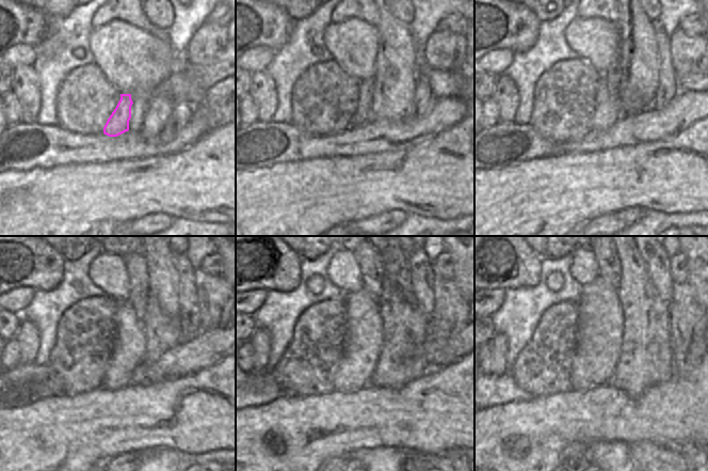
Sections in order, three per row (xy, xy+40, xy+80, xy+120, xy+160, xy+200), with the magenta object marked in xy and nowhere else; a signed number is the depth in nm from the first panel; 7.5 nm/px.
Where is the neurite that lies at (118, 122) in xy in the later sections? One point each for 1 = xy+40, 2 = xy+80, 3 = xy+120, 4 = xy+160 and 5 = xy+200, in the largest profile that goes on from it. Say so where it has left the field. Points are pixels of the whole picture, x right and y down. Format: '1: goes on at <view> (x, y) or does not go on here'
1: goes on at xy+40 (361, 115)
2: goes on at xy+80 (611, 76)
3: goes on at xy+120 (135, 263)
4: goes on at xy+160 (371, 265)
5: goes on at xy+200 (609, 269)

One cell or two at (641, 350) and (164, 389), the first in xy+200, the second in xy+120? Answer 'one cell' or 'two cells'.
two cells

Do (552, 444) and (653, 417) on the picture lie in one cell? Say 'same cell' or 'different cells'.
same cell

